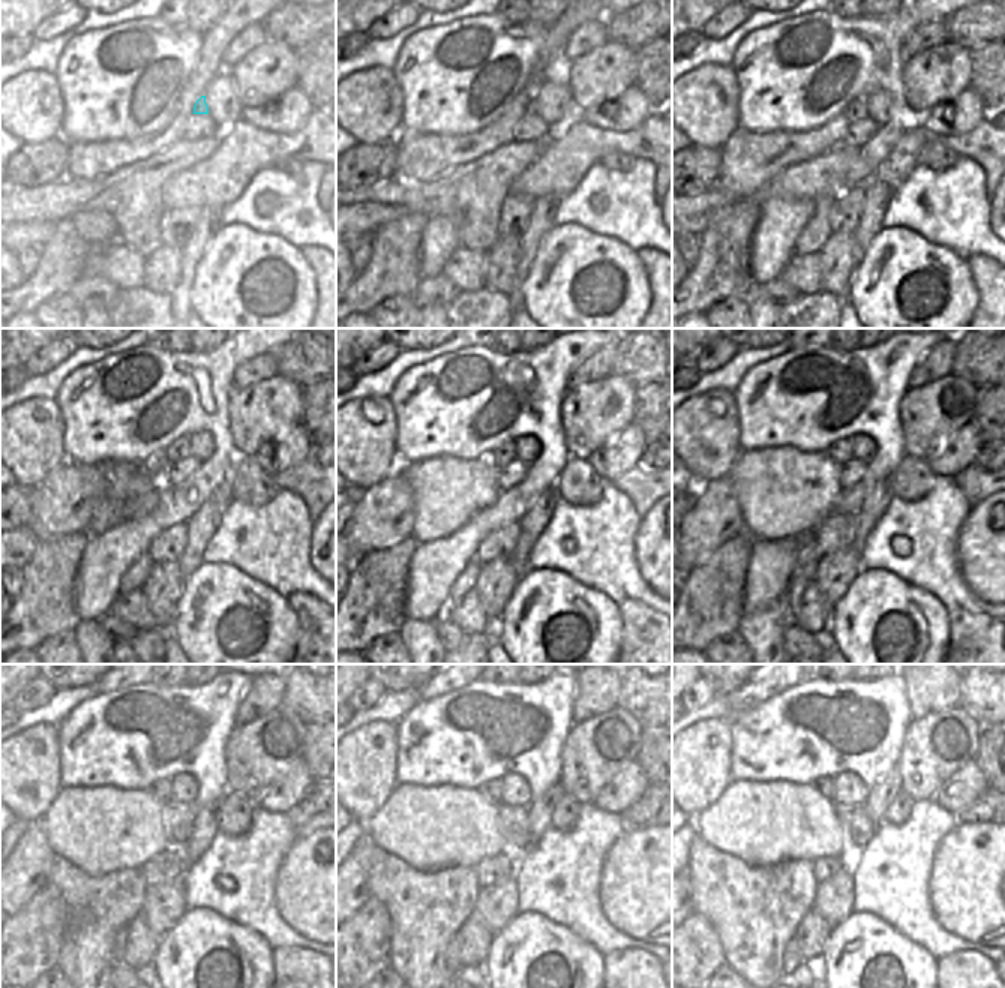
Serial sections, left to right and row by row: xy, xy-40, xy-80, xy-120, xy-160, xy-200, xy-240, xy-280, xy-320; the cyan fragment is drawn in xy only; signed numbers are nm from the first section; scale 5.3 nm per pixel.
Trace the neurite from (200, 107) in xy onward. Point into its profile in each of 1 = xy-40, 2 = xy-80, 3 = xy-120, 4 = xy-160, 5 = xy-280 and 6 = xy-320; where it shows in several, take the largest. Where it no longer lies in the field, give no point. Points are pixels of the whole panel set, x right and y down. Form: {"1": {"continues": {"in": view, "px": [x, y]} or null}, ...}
{"1": {"continues": {"in": "xy-40", "px": [531, 108]}}, "2": {"continues": {"in": "xy-80", "px": [855, 110]}}, "3": {"continues": {"in": "xy-120", "px": [180, 449]}}, "4": {"continues": {"in": "xy-160", "px": [506, 453]}}, "5": {"continues": {"in": "xy-280", "px": [492, 789]}}, "6": {"continues": {"in": "xy-320", "px": [825, 787]}}}

